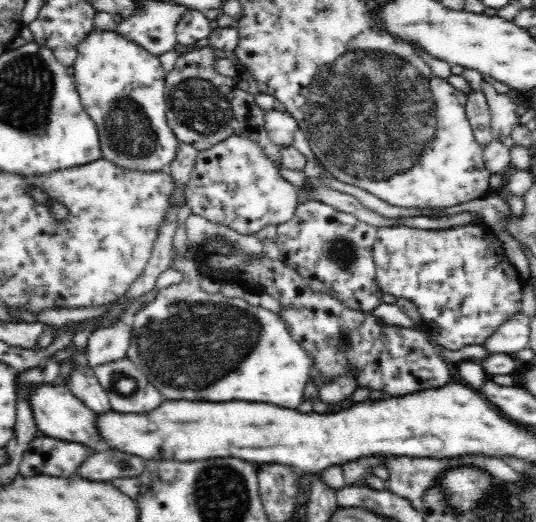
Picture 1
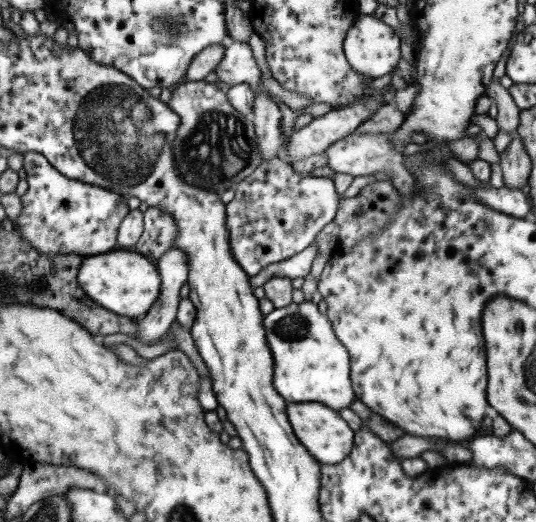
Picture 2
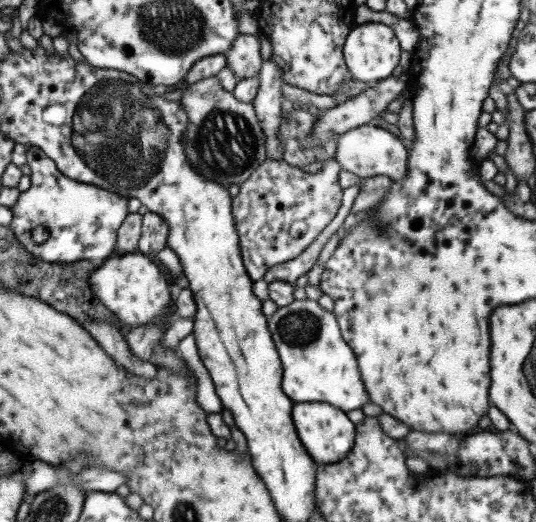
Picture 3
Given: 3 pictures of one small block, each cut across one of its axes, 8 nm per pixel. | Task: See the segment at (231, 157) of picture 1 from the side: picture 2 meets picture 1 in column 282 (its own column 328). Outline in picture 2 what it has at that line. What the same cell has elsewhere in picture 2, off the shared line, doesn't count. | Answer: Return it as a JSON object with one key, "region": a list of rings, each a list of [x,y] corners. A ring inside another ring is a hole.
{"region":[[[271,158],[271,160],[263,160],[249,176],[245,176],[233,190],[235,190],[235,196],[233,196],[233,200],[231,202],[227,202],[225,204],[225,228],[227,228],[227,232],[229,232],[229,250],[231,250],[231,254],[233,254],[233,258],[237,260],[237,264],[243,268],[243,272],[251,278],[251,276],[255,276],[261,268],[265,268],[265,266],[269,266],[269,264],[277,264],[277,262],[283,262],[283,260],[287,260],[287,258],[291,258],[291,256],[295,256],[295,254],[299,254],[301,250],[305,250],[305,248],[309,248],[311,244],[313,244],[313,240],[315,240],[315,236],[321,232],[321,228],[325,228],[335,216],[337,216],[337,208],[339,208],[339,196],[337,196],[337,192],[335,192],[335,186],[333,186],[333,176],[335,176],[335,172],[331,174],[331,178],[313,178],[313,176],[297,176],[297,172],[287,164],[287,162],[283,162],[283,160],[279,160],[279,158]]]}

